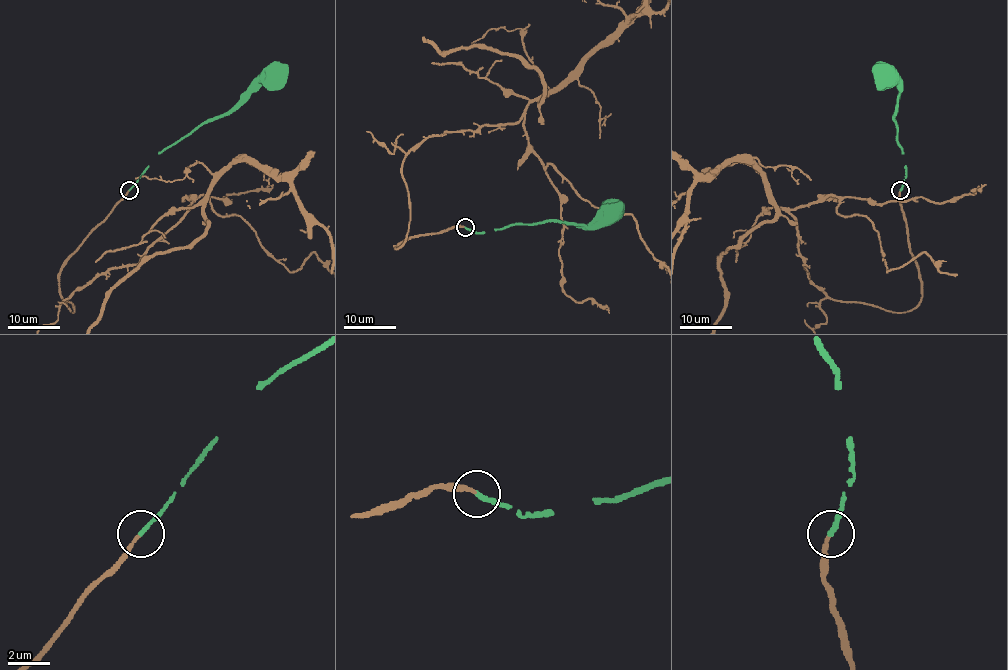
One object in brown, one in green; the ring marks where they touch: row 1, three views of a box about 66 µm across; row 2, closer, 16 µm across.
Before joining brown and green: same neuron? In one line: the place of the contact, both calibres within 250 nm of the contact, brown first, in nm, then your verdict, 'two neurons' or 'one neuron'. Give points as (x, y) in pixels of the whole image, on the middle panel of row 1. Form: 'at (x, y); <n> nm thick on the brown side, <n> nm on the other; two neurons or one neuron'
at (465, 227); 160 nm thick on the brown side, 200 nm on the other; one neuron

